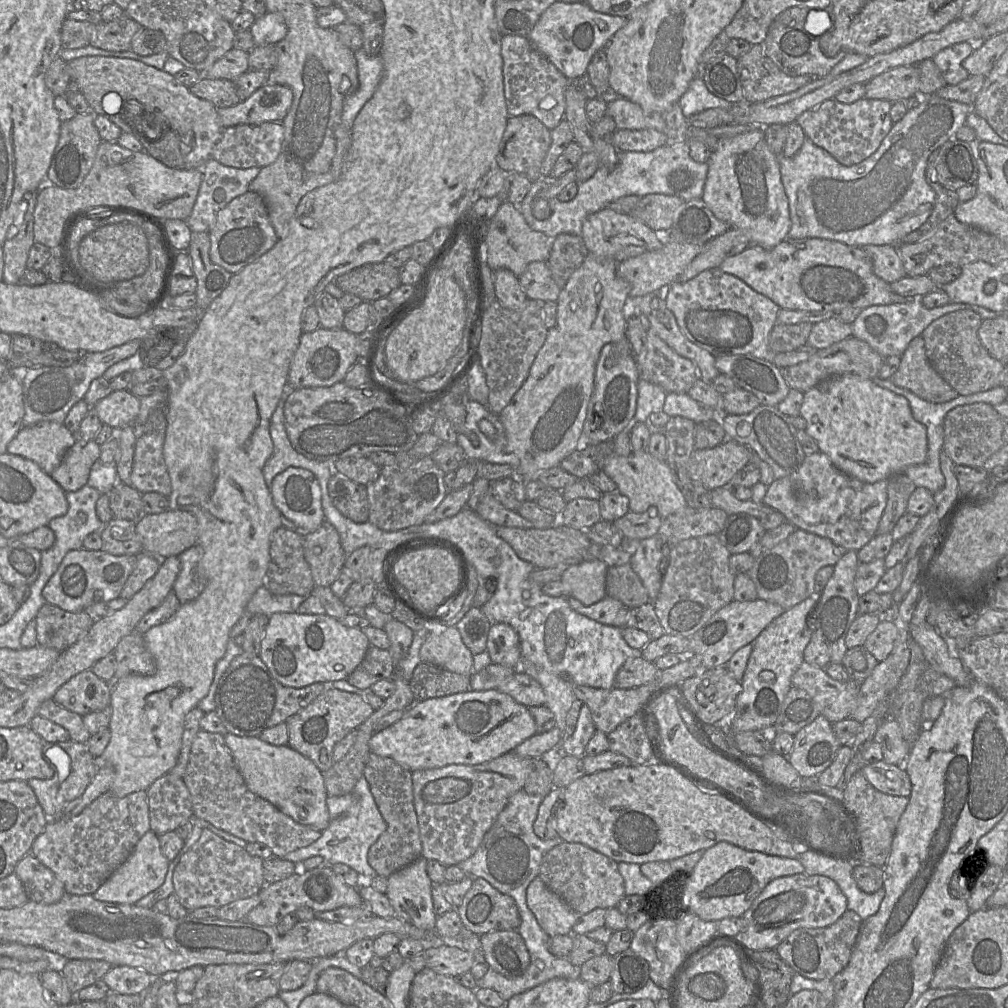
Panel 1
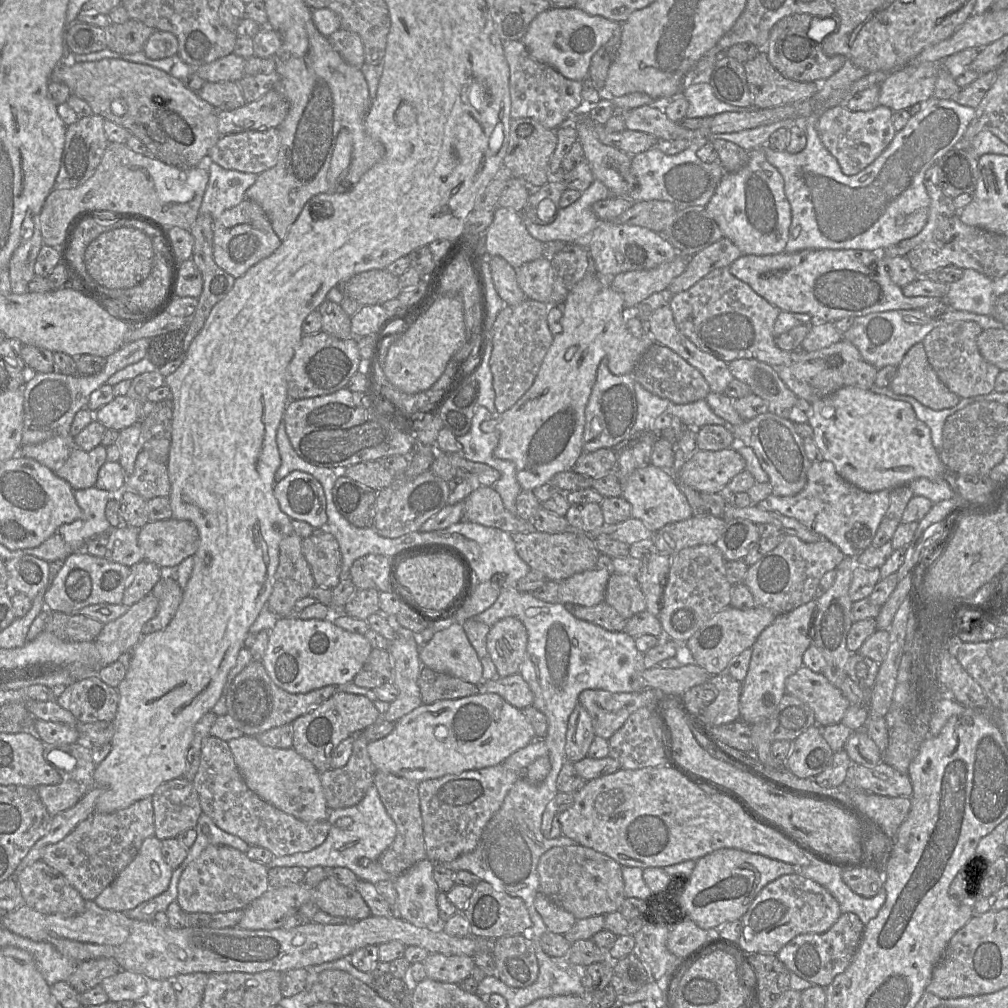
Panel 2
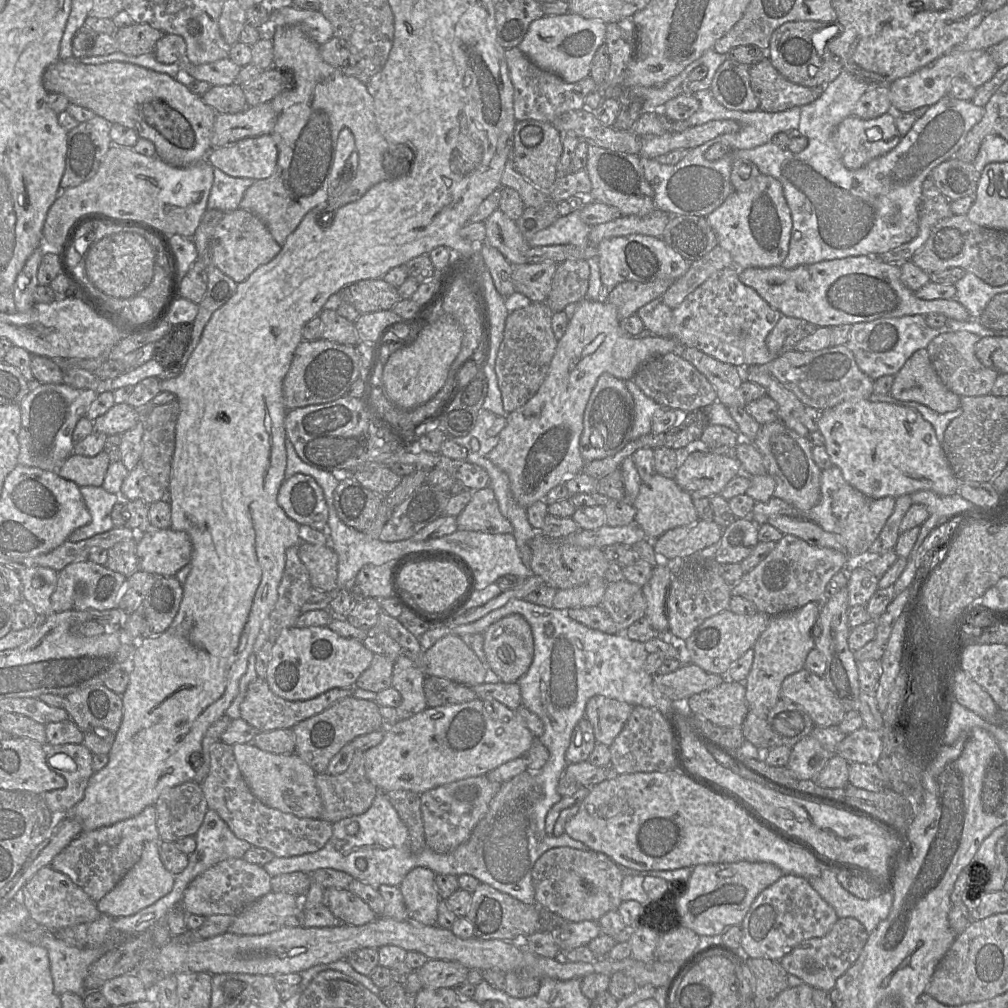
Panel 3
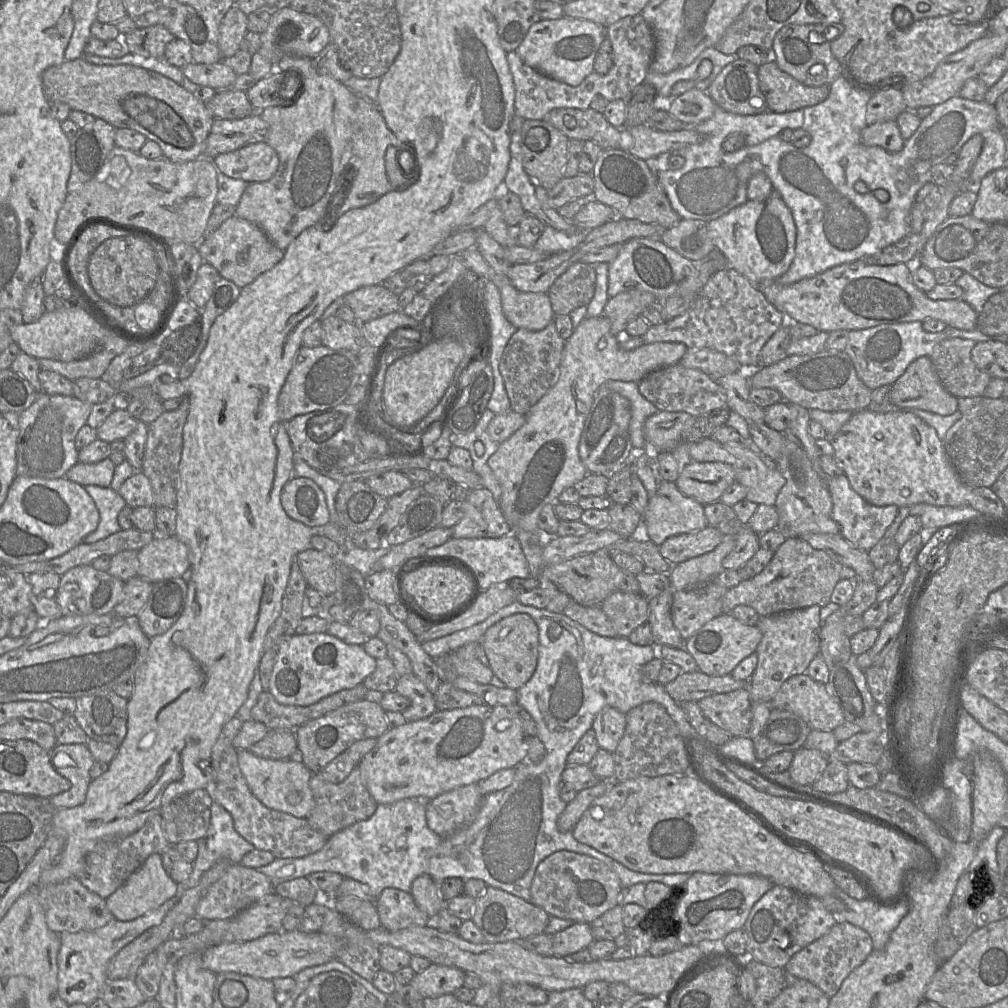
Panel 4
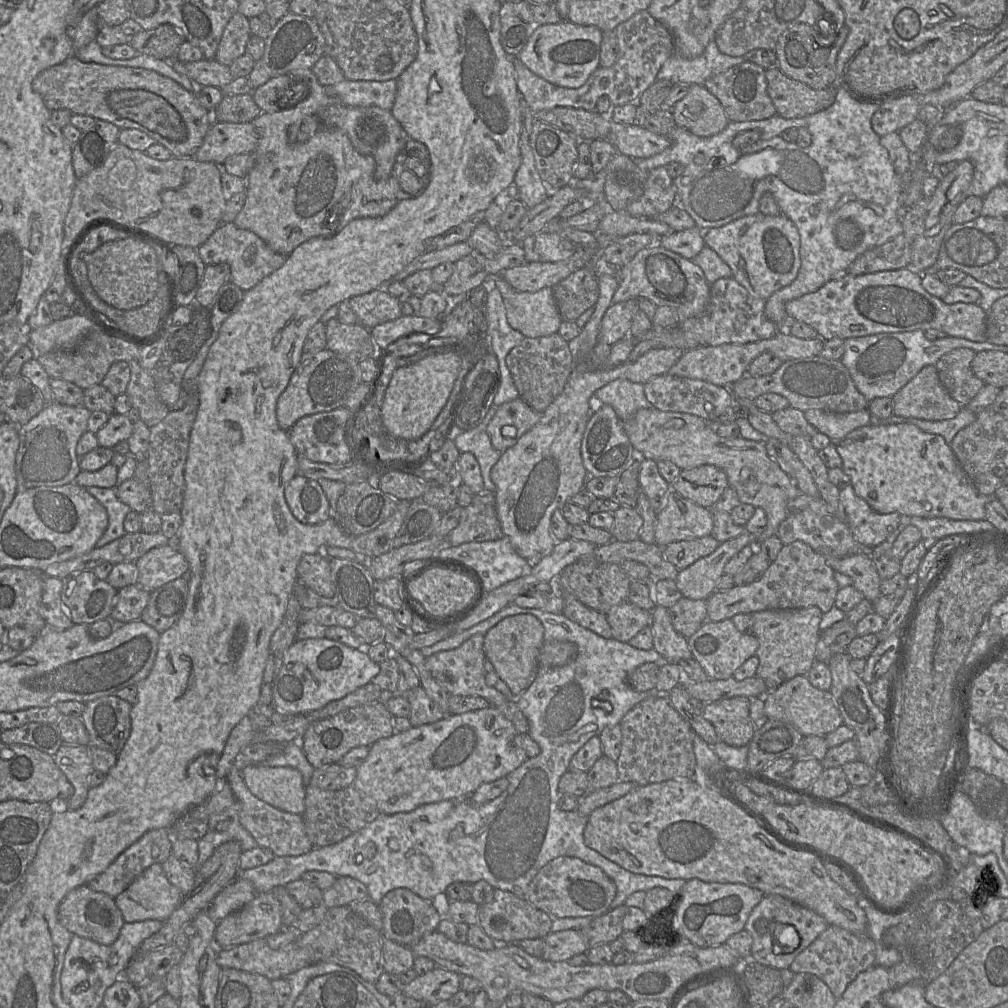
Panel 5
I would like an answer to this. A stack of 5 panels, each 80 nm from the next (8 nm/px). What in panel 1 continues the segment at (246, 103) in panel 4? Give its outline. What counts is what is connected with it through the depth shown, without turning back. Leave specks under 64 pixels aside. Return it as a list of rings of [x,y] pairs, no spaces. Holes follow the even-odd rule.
[[[201,78],[189,88],[190,92],[200,99],[205,99],[218,108],[226,108],[240,102],[234,81],[227,79]]]

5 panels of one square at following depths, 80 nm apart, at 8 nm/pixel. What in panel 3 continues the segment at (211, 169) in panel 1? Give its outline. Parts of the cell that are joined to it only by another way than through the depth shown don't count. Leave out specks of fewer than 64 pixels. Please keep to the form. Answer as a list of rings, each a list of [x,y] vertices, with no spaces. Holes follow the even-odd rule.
[[[215,167],[213,173],[214,180],[207,201],[207,210],[216,209],[228,213],[238,209],[245,191],[256,180],[232,177]]]

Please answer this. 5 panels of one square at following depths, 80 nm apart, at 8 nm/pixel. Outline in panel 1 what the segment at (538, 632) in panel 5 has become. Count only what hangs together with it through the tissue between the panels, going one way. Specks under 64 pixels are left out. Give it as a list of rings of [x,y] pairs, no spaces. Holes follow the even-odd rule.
[[[493,623],[489,629],[486,650],[492,663],[519,668],[521,645],[518,633],[506,623]]]

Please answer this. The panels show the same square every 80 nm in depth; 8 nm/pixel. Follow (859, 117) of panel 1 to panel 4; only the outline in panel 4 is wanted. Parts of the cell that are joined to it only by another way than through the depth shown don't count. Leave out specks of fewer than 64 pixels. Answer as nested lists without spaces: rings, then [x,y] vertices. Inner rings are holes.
[[[895,120],[867,125],[861,131],[863,145],[878,146],[891,153],[902,150],[904,141]]]

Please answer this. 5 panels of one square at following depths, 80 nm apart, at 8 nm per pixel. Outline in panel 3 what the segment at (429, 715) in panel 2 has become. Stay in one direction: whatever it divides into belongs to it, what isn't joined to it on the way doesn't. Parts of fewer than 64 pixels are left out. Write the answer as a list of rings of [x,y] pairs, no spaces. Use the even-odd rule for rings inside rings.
[[[475,700],[427,707],[405,720],[383,727],[383,740],[367,749],[365,771],[379,792],[408,790],[422,794],[465,778],[486,775],[502,764],[525,756],[535,737],[511,710],[497,700]]]

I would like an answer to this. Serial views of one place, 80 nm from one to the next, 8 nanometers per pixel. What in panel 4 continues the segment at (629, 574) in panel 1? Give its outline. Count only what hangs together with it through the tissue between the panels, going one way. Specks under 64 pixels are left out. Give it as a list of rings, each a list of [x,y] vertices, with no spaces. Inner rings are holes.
[[[615,590],[600,605],[617,636],[627,638],[649,618],[648,600],[640,593]]]

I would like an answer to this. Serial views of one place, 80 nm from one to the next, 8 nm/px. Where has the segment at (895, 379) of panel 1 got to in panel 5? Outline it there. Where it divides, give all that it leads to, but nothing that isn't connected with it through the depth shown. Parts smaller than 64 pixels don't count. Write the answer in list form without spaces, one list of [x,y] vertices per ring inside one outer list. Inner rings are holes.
[[[934,365],[923,367],[892,401],[895,416],[931,421],[954,418],[962,408],[942,385]]]

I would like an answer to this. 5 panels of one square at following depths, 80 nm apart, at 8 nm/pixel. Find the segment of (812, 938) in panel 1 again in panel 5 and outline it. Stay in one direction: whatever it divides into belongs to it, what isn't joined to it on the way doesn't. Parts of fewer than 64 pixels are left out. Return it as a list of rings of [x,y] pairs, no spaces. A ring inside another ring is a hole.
[[[828,926],[789,966],[793,973],[810,973],[821,979],[838,1000],[847,986],[863,971],[875,965],[875,943],[867,935],[851,933],[838,926]]]

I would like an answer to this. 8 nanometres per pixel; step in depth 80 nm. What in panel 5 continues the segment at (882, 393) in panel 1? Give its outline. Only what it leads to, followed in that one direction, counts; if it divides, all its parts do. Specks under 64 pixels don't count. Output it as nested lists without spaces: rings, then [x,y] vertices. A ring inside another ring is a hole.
[[[904,422],[898,424],[873,424],[857,428],[850,432],[844,439],[840,441],[832,441],[835,444],[836,450],[838,451],[842,459],[842,470],[850,477],[851,485],[857,496],[865,500],[869,506],[880,514],[889,514],[896,512],[900,515],[906,516],[917,516],[923,518],[935,518],[942,517],[953,520],[985,520],[985,505],[986,503],[995,496],[986,496],[981,494],[974,486],[972,481],[966,475],[958,463],[953,451],[950,446],[946,443],[944,438],[937,434],[925,432],[915,426],[914,424]]]

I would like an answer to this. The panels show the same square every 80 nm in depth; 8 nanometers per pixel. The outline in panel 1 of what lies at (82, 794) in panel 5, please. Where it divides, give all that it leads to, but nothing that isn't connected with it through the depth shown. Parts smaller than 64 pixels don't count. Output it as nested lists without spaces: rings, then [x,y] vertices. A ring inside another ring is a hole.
[[[72,740],[51,744],[44,743],[43,758],[53,769],[53,777],[47,780],[30,779],[27,784],[34,791],[46,817],[54,818],[66,804],[84,793],[96,773],[96,759],[90,754],[86,743]]]

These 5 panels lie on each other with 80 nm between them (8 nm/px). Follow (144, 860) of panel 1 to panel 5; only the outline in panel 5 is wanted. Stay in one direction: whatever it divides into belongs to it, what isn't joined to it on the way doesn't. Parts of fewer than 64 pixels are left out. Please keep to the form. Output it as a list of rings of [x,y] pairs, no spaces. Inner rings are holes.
[[[152,864],[118,896],[114,897],[116,906],[120,909],[123,919],[127,923],[143,920],[166,921],[182,900],[182,893],[167,879],[162,865]]]

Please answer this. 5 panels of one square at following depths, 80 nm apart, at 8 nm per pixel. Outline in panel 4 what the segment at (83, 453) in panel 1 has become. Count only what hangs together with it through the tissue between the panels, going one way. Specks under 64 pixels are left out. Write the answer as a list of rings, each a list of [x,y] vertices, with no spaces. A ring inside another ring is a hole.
[[[108,458],[97,463],[76,463],[65,474],[65,478],[84,486],[109,488],[115,465]]]

